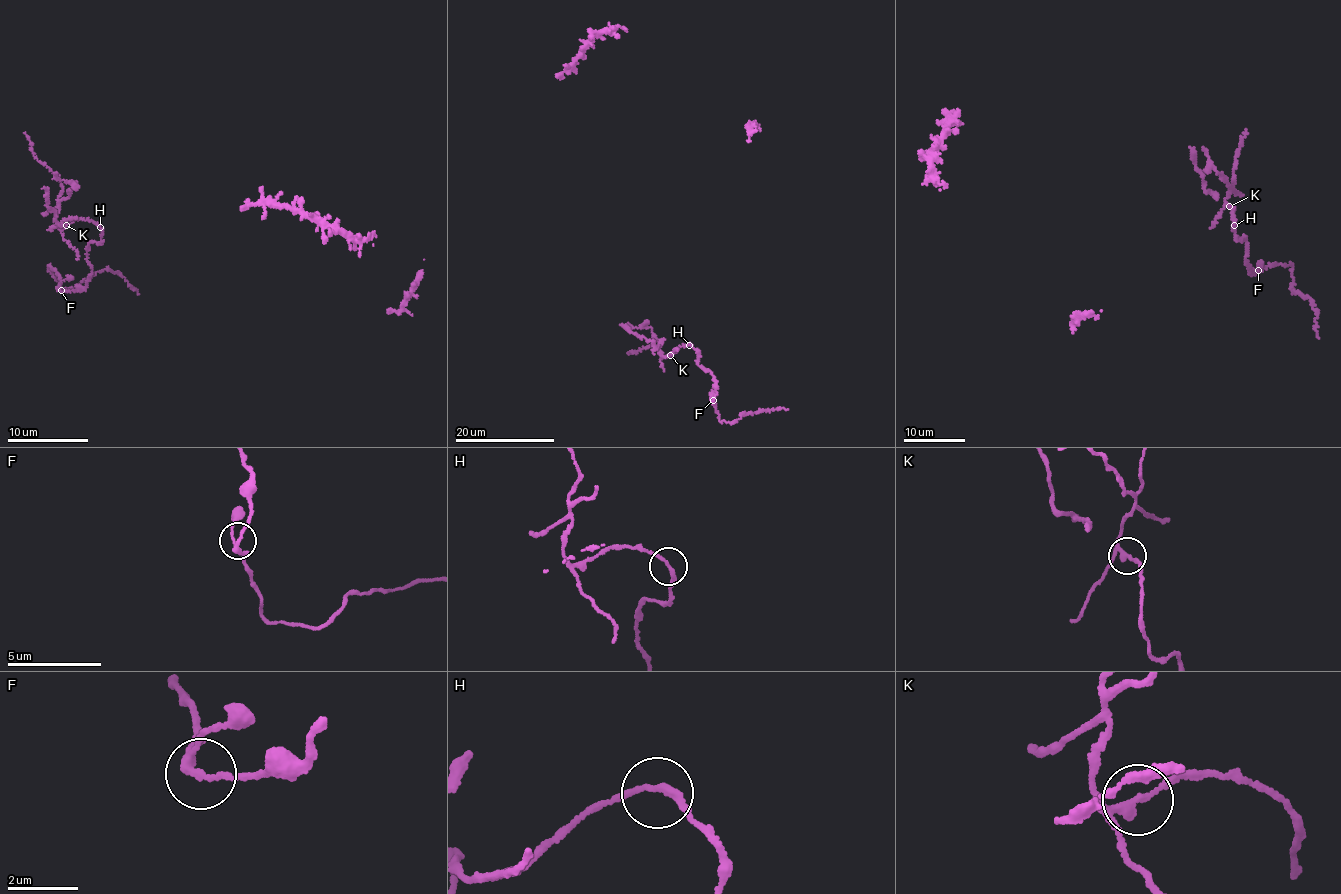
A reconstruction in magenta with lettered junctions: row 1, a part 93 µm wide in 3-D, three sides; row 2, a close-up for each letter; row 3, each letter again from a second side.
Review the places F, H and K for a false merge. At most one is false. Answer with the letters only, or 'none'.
K

